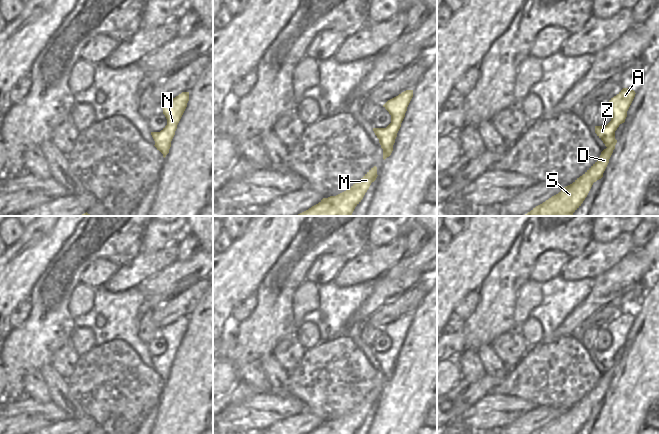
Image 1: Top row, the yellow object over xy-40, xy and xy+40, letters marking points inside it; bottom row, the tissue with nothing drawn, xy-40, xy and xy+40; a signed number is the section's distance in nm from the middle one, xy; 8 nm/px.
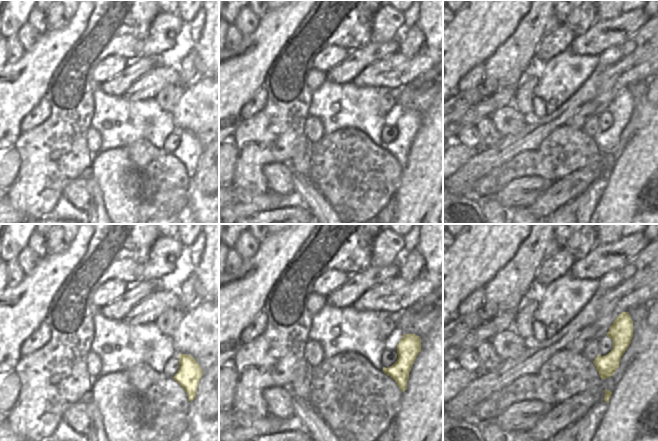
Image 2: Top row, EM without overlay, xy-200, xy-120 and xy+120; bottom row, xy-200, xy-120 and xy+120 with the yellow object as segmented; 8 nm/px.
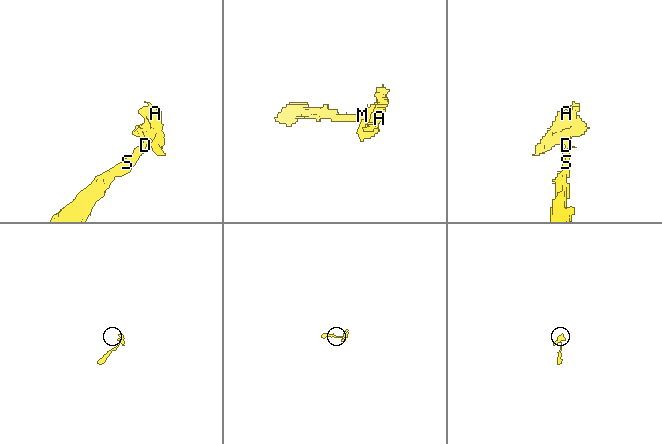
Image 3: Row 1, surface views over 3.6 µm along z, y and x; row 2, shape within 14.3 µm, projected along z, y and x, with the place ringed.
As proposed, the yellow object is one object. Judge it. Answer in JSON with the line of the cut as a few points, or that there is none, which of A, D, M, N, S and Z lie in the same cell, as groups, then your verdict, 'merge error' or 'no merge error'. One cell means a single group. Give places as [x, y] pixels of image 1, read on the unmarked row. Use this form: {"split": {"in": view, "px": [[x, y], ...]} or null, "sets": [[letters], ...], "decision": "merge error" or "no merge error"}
{"split": {"in": "xy+40", "px": [[607, 371], [612, 374]]}, "sets": [["A", "N", "Z"], ["D", "M", "S"]], "decision": "merge error"}

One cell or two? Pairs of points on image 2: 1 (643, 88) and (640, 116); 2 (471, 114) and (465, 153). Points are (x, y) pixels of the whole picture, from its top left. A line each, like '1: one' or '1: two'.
1: one
2: two

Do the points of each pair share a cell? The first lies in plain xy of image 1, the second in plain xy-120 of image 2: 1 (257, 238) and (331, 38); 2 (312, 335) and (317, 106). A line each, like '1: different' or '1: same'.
1: different
2: different

